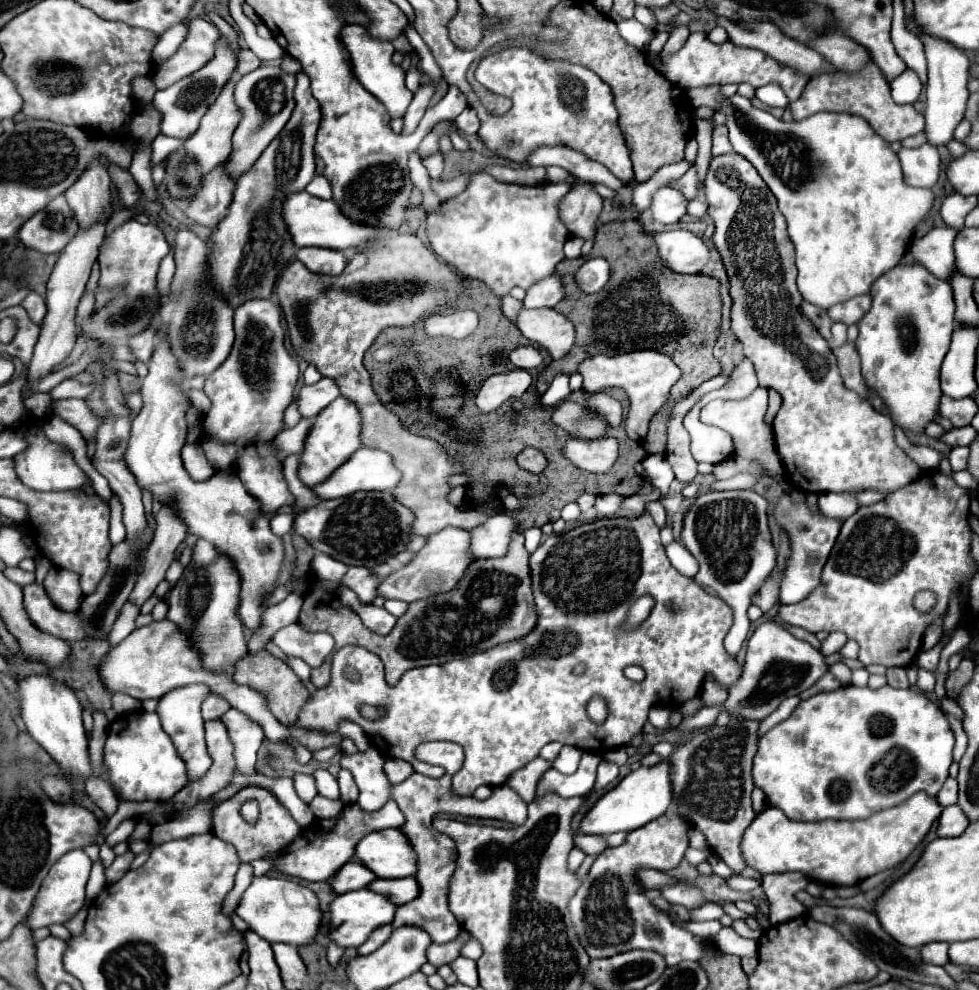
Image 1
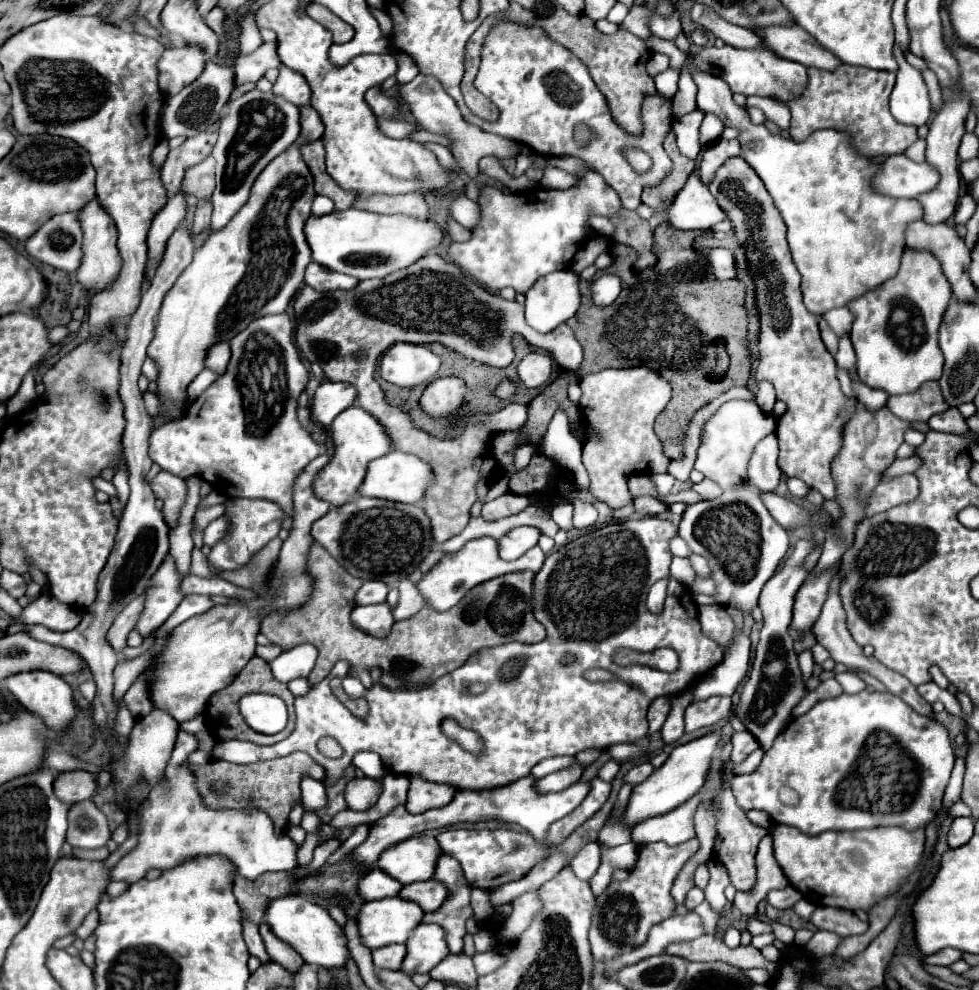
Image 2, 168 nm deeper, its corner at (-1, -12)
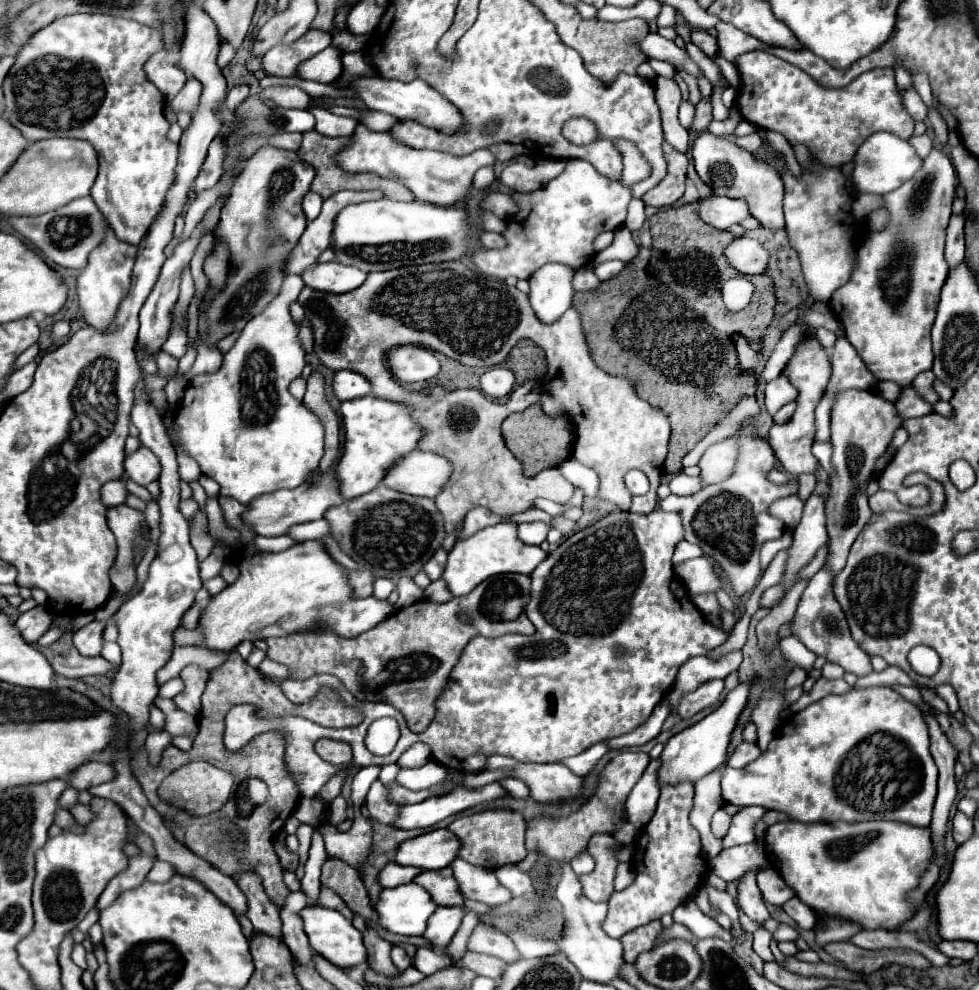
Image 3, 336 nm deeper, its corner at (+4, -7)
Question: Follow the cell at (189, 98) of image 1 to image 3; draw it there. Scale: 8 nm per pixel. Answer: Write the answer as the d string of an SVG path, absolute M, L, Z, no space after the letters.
M190 77L186 81L186 85L180 89L180 93L168 105L170 105L174 115L178 115L182 111L192 115L196 111L198 103L200 103L200 95L202 95L202 83L198 79L194 79L194 77Z

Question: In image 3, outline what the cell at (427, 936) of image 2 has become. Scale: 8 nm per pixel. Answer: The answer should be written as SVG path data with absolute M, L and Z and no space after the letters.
M438 907L434 915L428 919L428 927L424 931L424 939L430 941L432 949L442 951L452 941L454 933L462 923L464 911L458 907Z

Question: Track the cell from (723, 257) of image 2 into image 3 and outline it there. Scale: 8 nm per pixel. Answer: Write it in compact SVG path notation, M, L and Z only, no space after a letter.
M736 237L726 245L726 261L730 267L740 271L742 275L760 275L768 265L768 251L756 239Z

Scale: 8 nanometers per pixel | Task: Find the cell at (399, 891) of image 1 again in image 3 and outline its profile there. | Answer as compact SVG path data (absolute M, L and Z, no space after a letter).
M450 867L438 869L438 871L422 871L414 883L424 887L434 901L438 901L438 905L442 907L464 907L464 899L462 893L458 891L458 883L452 879L452 871Z

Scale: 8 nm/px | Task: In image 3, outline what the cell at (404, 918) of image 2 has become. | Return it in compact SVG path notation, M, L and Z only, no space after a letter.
M416 883L384 889L376 903L380 925L398 935L422 935L428 917L436 911L436 903L424 887Z

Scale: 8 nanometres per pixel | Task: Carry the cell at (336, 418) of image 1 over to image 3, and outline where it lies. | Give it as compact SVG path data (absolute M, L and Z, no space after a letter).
M370 395L344 401L340 405L340 415L344 425L344 449L338 465L334 467L334 477L338 479L340 495L344 499L354 499L366 491L372 491L394 459L406 455L406 451L414 451L422 431L412 421L408 407Z

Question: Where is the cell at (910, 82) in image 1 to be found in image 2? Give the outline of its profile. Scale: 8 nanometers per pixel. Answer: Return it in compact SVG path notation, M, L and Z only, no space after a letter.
M899 46L893 47L893 54L897 58L899 70L897 70L897 84L891 92L891 102L889 102L891 114L903 124L923 126L931 116L929 94L923 76L917 68L913 68L905 60Z

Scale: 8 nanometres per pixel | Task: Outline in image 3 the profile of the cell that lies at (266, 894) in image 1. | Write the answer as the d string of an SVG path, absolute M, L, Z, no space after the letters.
M306 905L298 915L304 921L304 931L310 939L310 947L314 951L318 951L318 955L328 959L332 965L346 969L346 967L354 967L354 965L360 965L366 961L366 949L362 945L362 933L352 925L352 921L344 919L338 911L326 909L322 905Z

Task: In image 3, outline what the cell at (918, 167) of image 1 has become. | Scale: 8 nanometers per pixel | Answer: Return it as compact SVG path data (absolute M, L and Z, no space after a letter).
M874 133L872 139L866 139L866 143L862 143L862 147L854 157L852 181L862 193L886 195L898 189L908 179L912 179L920 167L922 167L922 159L918 159L916 151L910 147L908 141L898 139L896 135L890 133Z

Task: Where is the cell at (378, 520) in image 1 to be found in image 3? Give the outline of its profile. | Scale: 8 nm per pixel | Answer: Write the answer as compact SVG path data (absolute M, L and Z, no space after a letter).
M378 485L374 491L354 497L342 505L330 507L324 519L330 523L330 535L348 557L368 569L374 577L394 581L404 575L414 577L446 537L442 515L438 515L432 499L402 495L384 485Z

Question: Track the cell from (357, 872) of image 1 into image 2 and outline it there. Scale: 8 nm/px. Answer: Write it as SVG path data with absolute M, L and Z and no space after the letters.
M375 866L359 882L359 892L367 902L387 898L387 896L395 896L395 894L399 894L401 888L403 888L403 884L399 884L399 880L387 876L383 870L379 870L379 866Z

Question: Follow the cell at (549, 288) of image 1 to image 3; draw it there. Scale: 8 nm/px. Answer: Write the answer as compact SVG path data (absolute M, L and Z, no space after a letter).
M548 263L540 267L530 279L530 305L536 317L550 325L558 321L566 309L572 307L574 299L574 269L562 263Z

